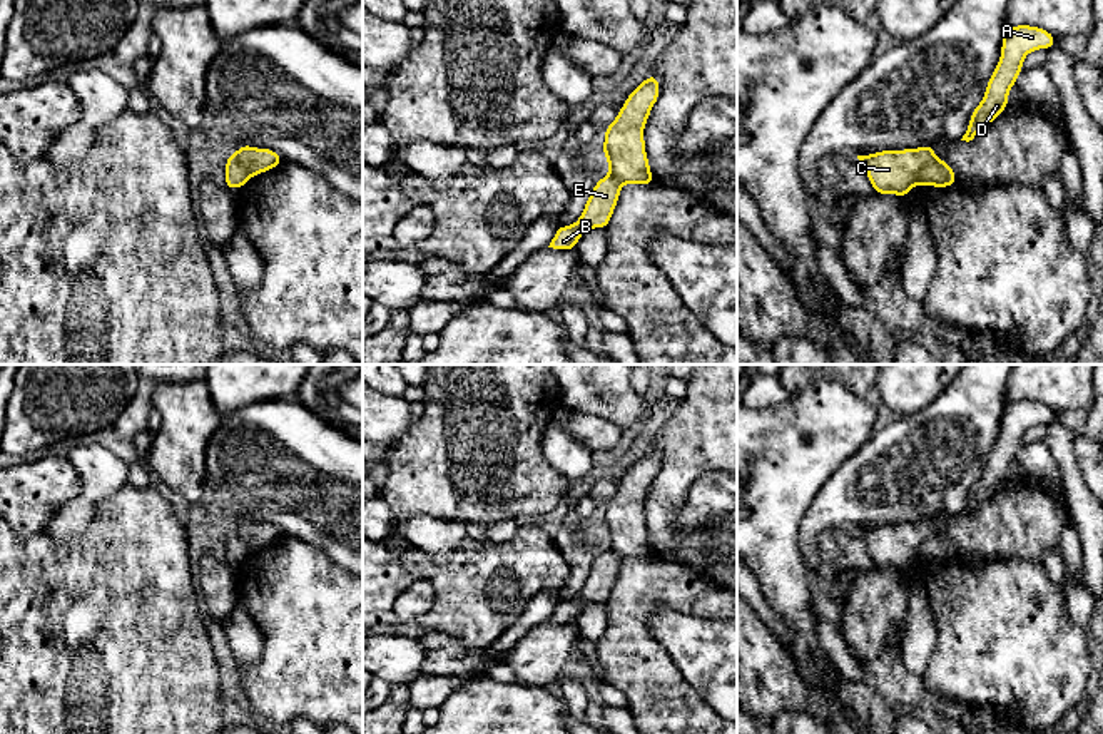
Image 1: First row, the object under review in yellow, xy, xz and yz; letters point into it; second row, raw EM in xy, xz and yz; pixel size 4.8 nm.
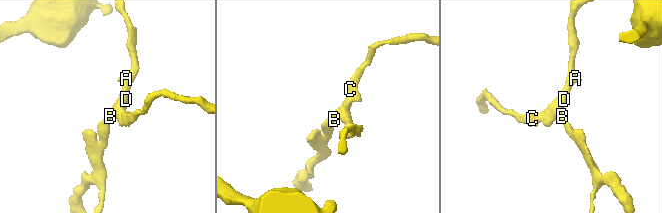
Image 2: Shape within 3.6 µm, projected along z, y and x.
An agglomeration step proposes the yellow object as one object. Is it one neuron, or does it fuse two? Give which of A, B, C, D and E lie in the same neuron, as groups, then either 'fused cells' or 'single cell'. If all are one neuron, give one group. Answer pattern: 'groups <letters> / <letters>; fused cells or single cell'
groups A B D E / C; fused cells

